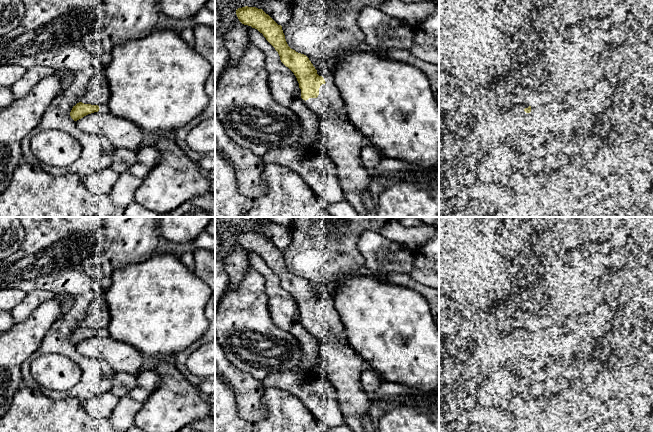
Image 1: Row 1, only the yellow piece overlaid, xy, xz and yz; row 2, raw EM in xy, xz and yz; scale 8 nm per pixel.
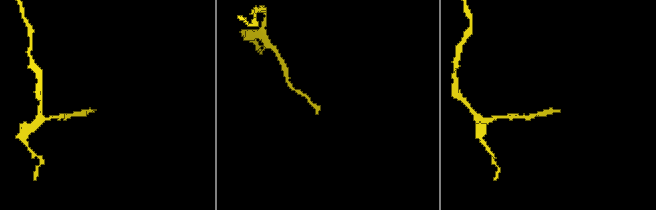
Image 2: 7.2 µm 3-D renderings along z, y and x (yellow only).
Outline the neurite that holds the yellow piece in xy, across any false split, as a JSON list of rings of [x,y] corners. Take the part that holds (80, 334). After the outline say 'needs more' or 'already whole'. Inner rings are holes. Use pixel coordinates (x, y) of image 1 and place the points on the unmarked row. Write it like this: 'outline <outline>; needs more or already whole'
outline [[[79,326],[75,330],[73,330],[70,336],[70,340],[74,345],[77,345],[83,342],[84,340],[94,336],[107,338],[110,336],[109,329],[108,328],[91,329]]]; needs more

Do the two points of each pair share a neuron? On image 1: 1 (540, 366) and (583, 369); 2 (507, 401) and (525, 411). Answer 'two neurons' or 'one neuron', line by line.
1: one neuron
2: one neuron

